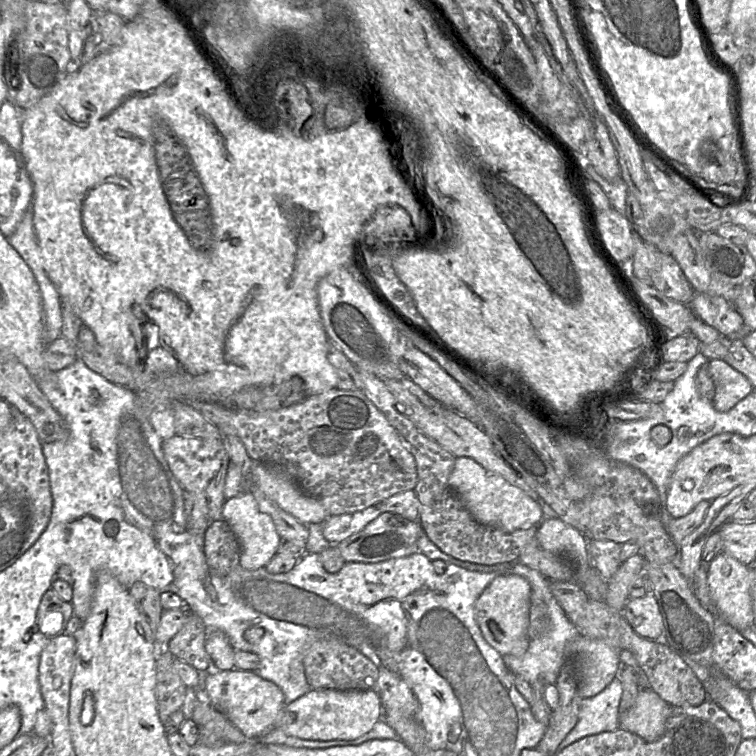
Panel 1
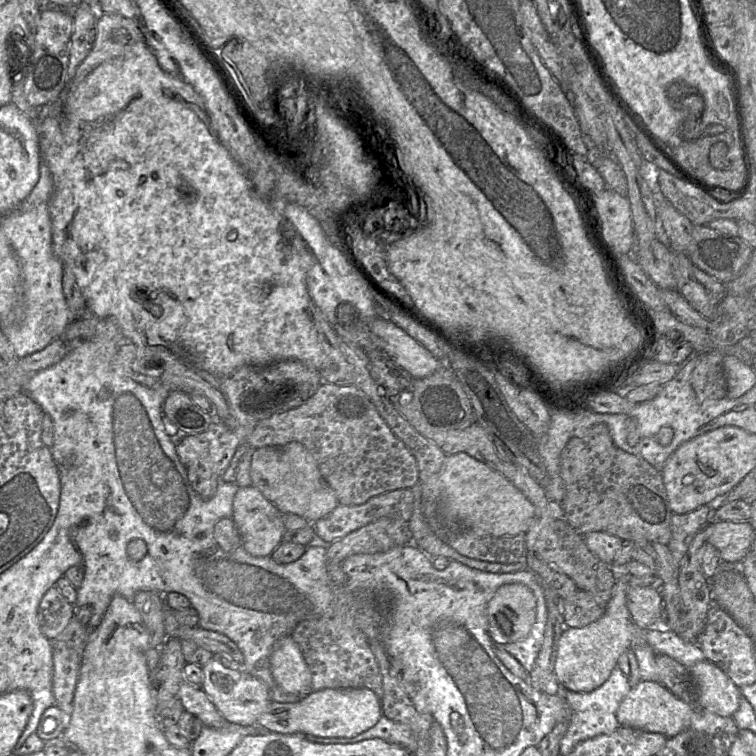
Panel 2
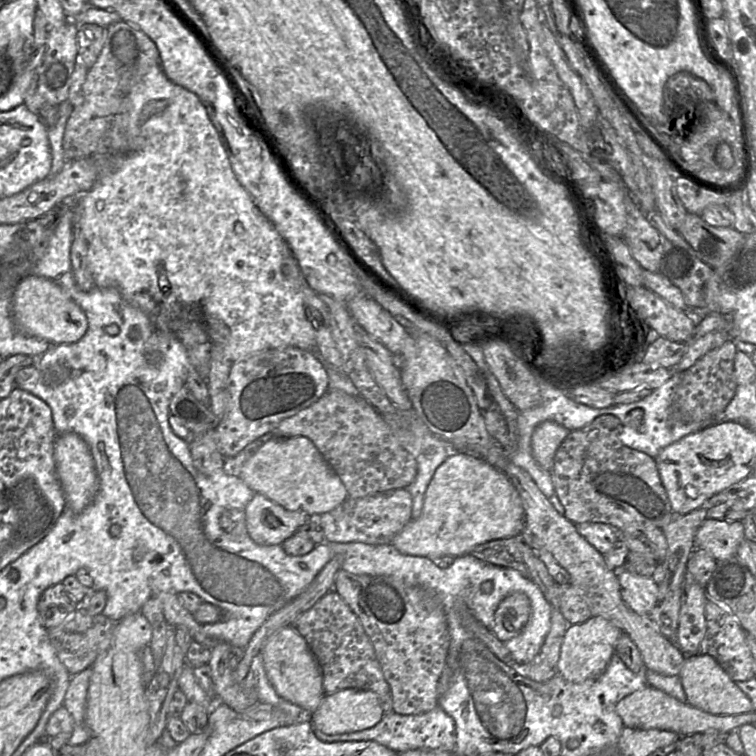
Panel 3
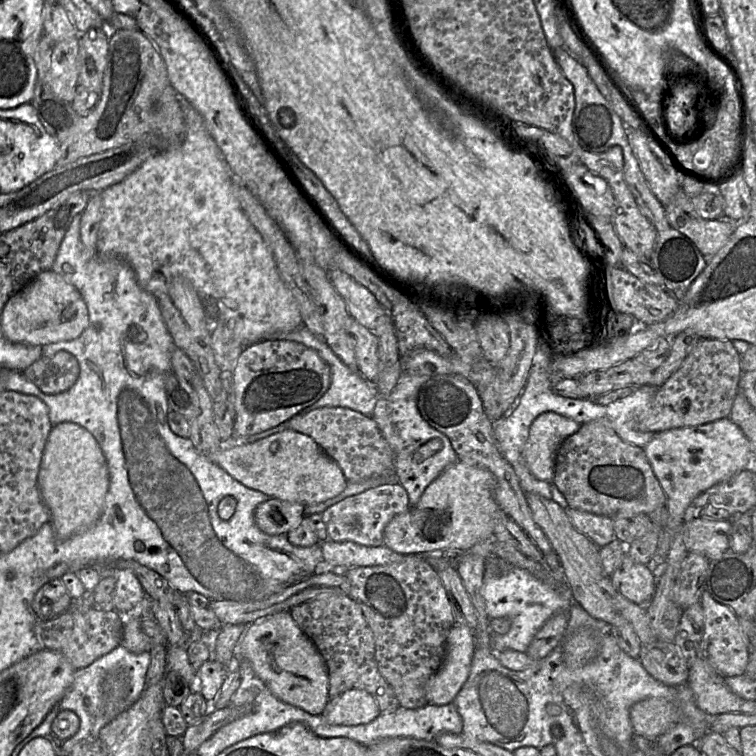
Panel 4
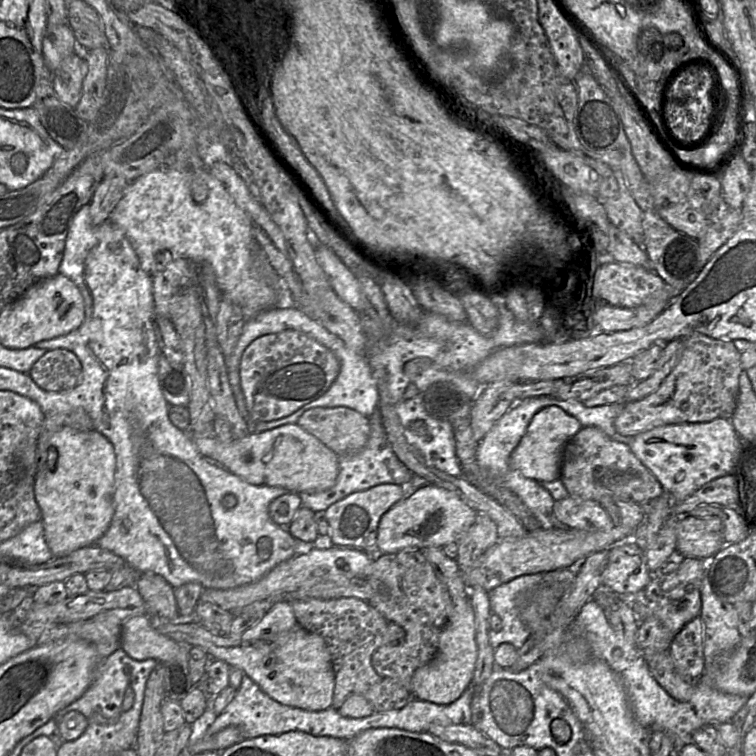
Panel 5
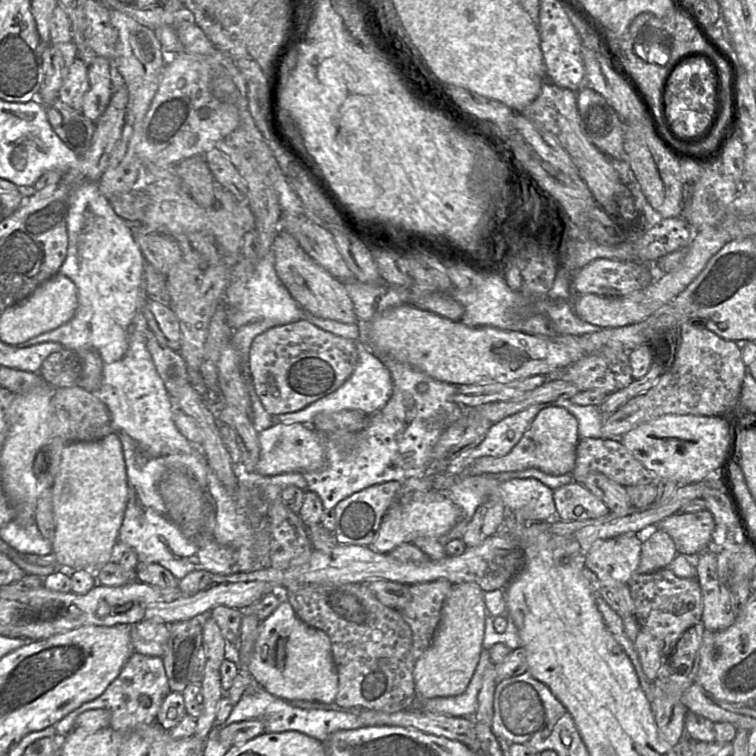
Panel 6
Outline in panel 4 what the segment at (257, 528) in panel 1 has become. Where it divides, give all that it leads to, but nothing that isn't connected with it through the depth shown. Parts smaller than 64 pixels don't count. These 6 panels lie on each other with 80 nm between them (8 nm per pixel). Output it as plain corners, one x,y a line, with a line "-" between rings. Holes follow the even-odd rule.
270,498
255,510
255,522
268,535
288,534
306,517
302,504

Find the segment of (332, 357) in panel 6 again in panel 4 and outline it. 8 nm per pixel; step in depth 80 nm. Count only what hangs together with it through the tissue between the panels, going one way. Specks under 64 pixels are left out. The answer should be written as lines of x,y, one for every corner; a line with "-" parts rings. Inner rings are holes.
260,340
244,347
238,356
233,384
235,392
235,420
232,437
224,440
225,445
237,445
248,437
274,428
314,404
330,385
330,369
317,352
305,345
290,340

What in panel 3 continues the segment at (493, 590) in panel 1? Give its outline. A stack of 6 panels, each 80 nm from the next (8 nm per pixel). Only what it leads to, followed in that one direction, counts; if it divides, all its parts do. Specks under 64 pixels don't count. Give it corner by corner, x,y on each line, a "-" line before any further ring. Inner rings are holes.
522,592
507,595
498,605
494,613
491,630
497,638
506,642
521,633
531,615
531,603

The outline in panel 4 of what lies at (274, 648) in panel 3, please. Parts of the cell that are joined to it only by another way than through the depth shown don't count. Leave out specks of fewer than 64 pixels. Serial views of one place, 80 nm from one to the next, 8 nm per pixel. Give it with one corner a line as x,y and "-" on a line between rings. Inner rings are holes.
290,611
277,612
248,625
234,654
248,660
256,675
280,700
311,715
322,715
330,699
328,667

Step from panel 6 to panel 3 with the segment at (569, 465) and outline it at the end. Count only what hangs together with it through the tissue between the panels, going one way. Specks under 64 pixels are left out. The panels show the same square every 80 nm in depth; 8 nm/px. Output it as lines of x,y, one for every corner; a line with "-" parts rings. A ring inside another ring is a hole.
551,420
541,422
534,429
531,438
532,455
543,469
552,470
555,454
569,433
563,425

